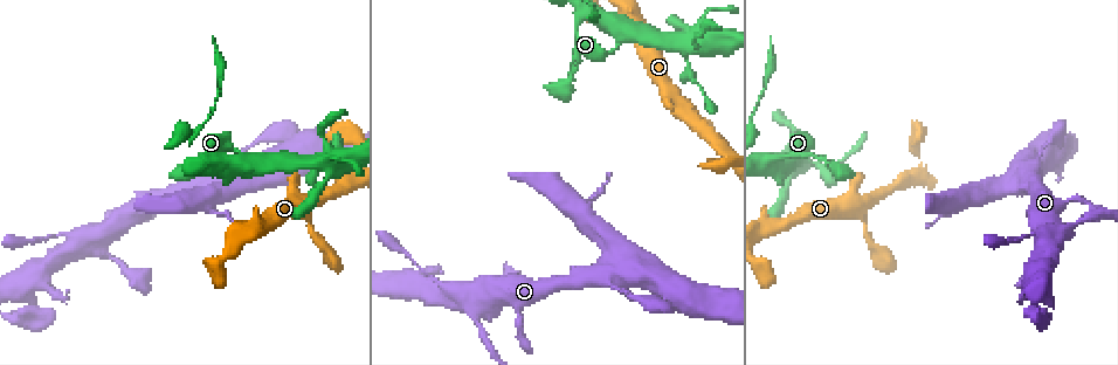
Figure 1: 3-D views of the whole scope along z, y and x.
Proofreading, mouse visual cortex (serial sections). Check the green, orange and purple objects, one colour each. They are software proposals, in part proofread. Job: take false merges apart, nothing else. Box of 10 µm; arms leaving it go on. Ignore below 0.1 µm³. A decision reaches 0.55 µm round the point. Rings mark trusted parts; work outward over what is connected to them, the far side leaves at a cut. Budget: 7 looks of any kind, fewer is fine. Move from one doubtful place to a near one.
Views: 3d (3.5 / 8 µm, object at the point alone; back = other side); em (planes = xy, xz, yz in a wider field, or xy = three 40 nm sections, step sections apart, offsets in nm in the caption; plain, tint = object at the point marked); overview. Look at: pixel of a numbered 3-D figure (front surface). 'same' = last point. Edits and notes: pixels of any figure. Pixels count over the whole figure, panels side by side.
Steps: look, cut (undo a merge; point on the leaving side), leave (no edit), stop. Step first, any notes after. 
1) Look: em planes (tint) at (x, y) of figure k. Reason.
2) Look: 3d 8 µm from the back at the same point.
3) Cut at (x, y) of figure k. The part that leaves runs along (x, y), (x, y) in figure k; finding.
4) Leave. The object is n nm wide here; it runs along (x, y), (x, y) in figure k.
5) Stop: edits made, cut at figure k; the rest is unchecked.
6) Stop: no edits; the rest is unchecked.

Look: 3d 8 µm at (300, 202) of figure 1. Three arms meet.

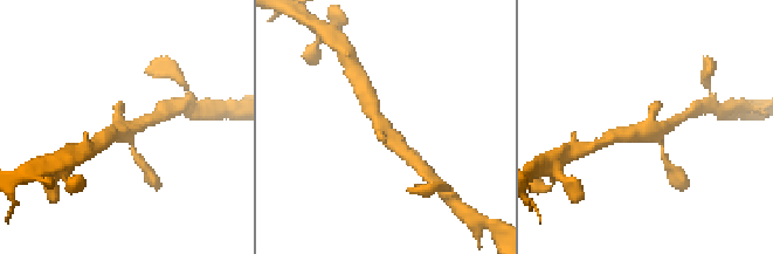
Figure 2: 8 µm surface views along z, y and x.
Look: em xy step 5 (tint) at the same point.

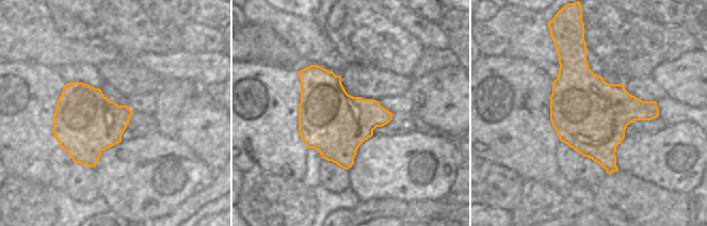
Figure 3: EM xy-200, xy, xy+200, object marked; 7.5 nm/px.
Leave. It runs along (372, 103), (381, 129), (412, 158) in figure 2; all the same cell.

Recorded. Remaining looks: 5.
Look: 3d 3.5 µm from the back at (102, 245) of figure 1. Small branch off a trunk.

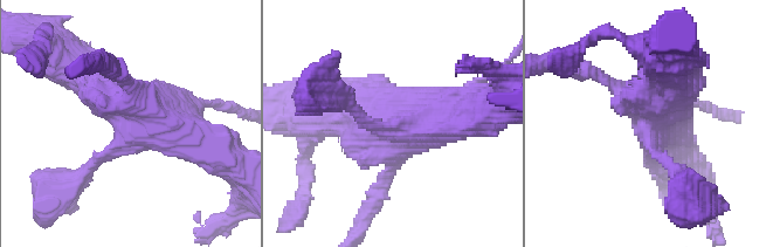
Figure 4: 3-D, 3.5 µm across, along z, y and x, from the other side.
Look: em xy step 2 (tint) at (394, 127) of figure 4.

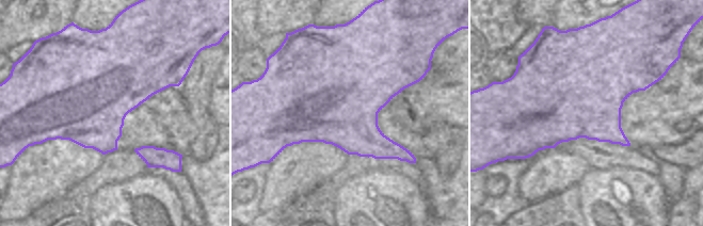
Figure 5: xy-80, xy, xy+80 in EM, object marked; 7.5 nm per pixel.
Leave. It runs along (78, 66), (207, 145) in figure 4; continuous, no second cell.

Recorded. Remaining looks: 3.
Look: 3d 3.5 µm at (309, 152) of figure 1. Sharp bend.

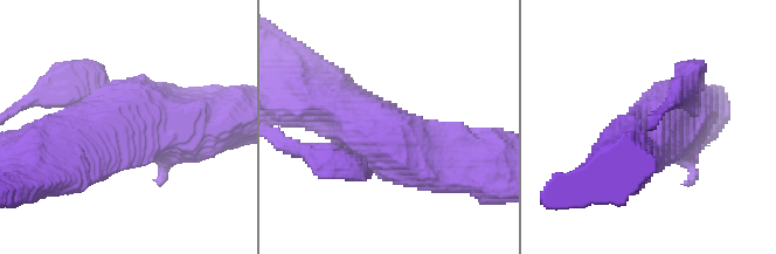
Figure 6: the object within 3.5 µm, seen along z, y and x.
Look: em planes (tint) at (129, 122) of figure 6. Shape alone is not enough.

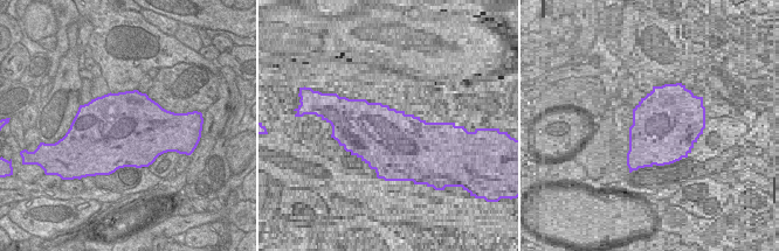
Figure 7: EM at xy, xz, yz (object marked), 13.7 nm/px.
Leave. One cell here.

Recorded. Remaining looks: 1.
Stop: no edits; the rest is unchecked.

